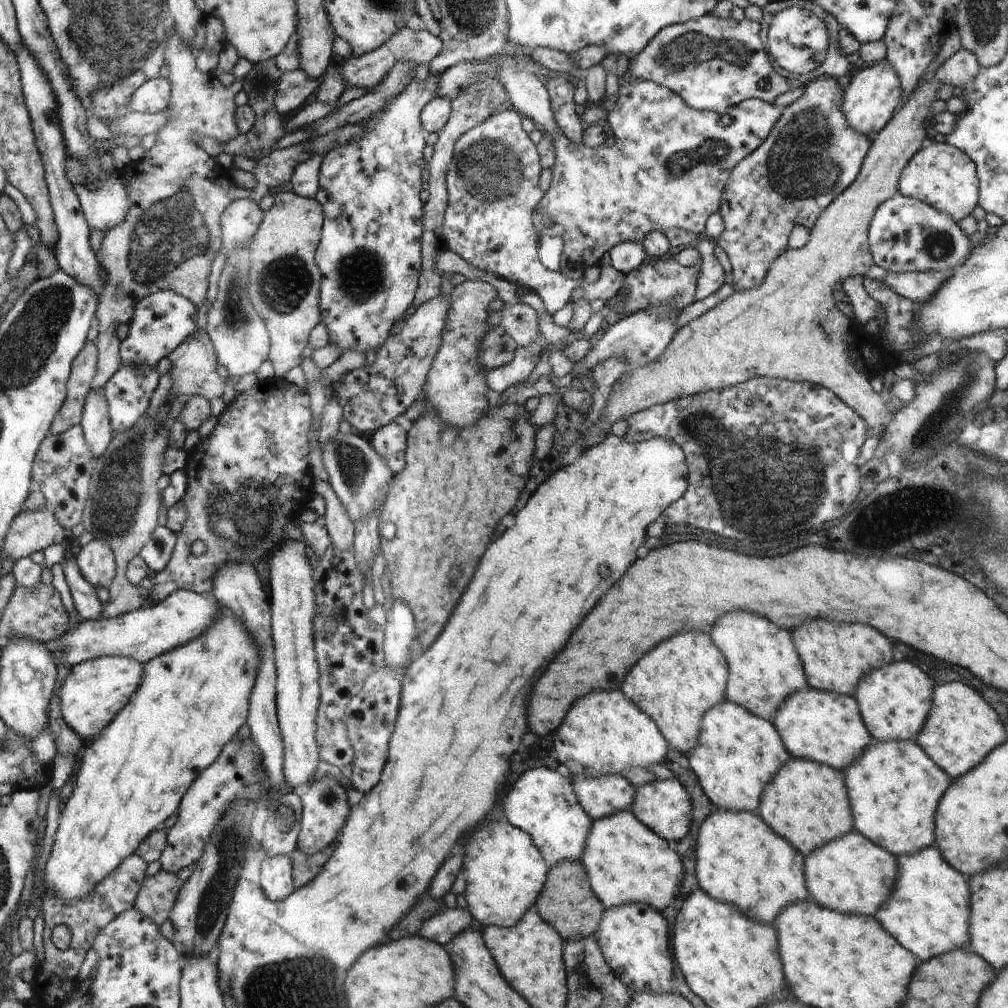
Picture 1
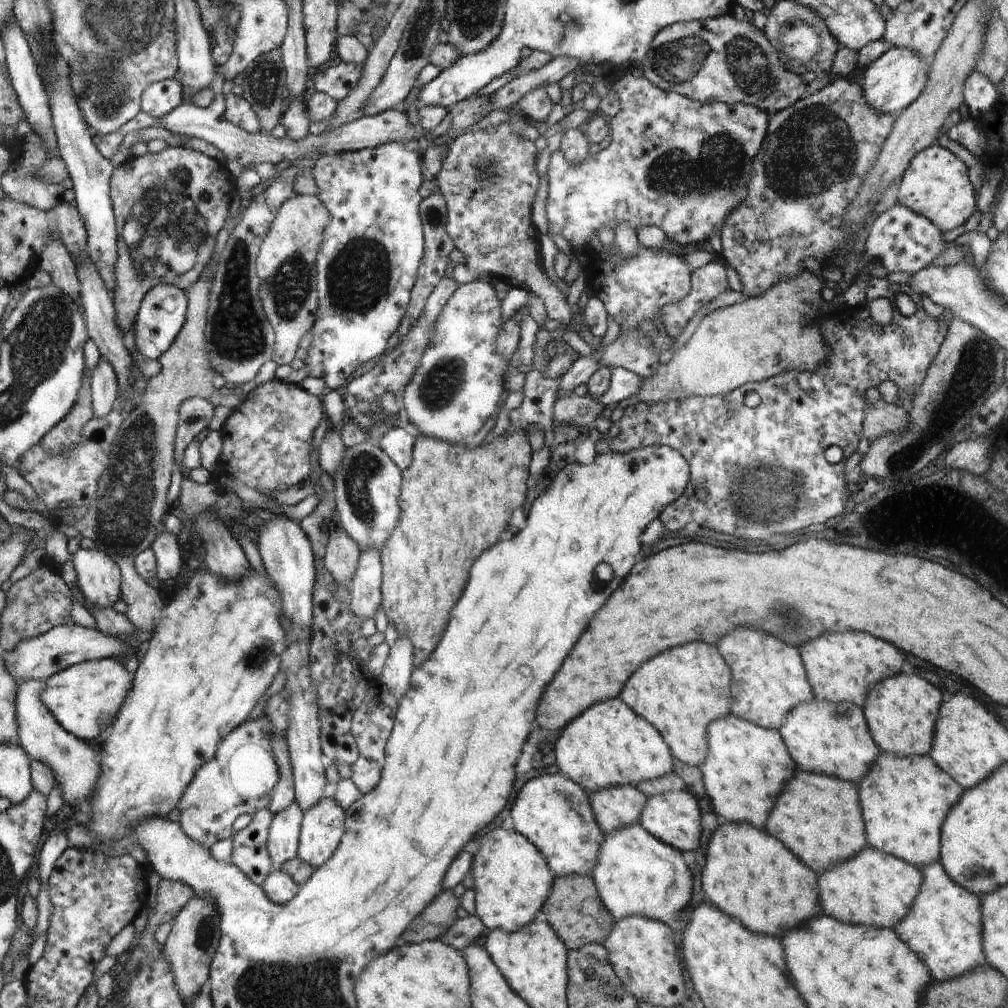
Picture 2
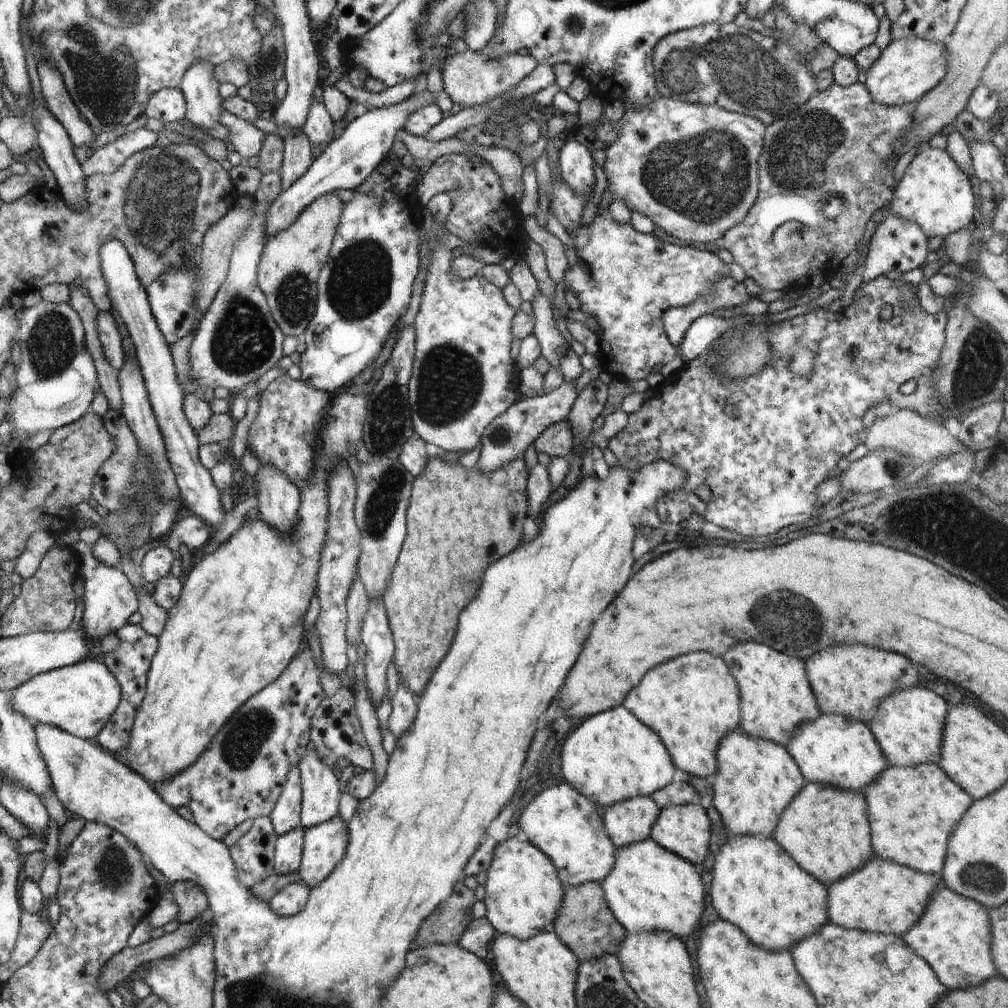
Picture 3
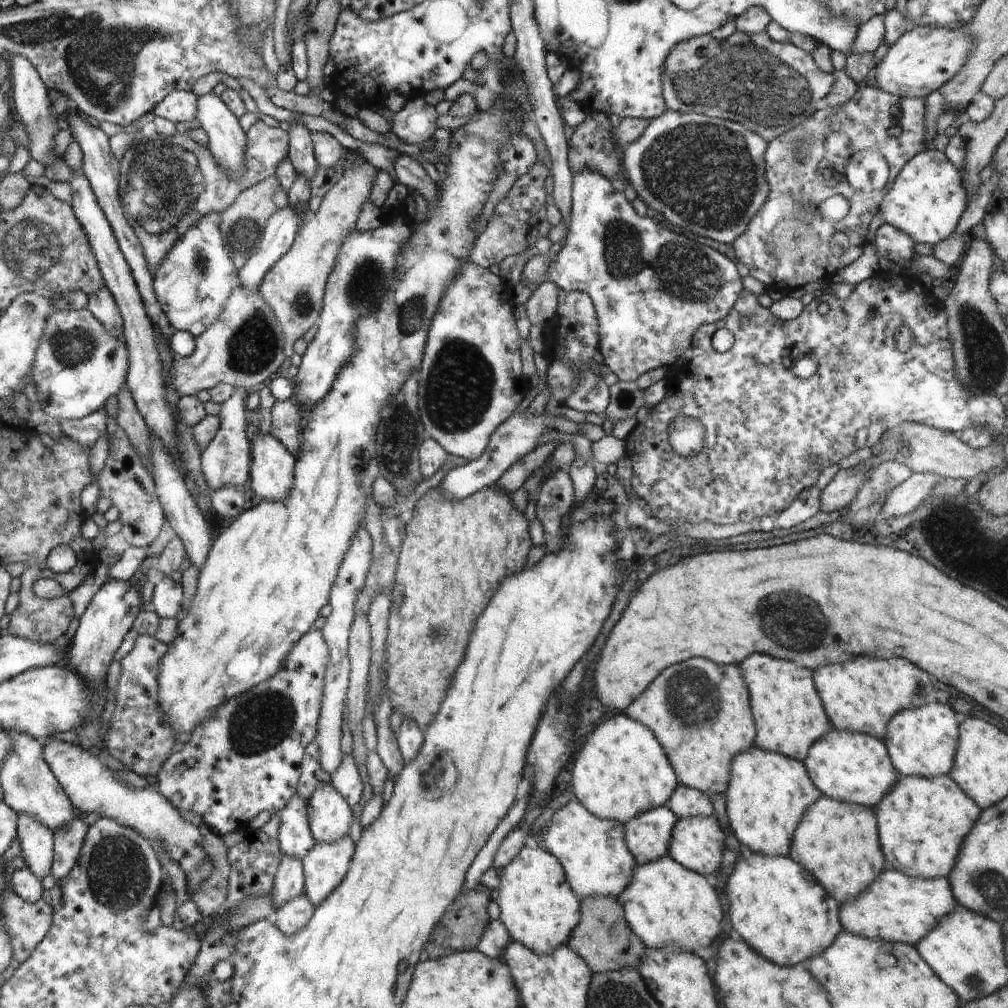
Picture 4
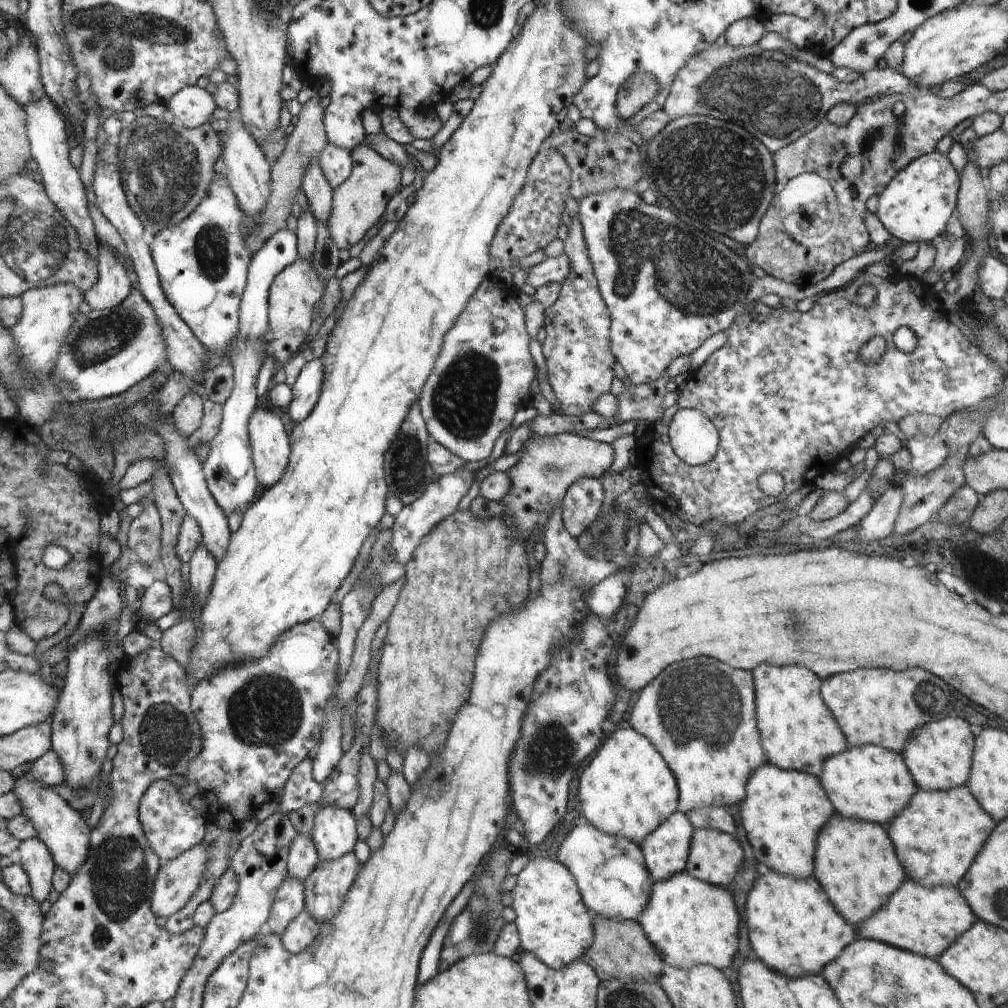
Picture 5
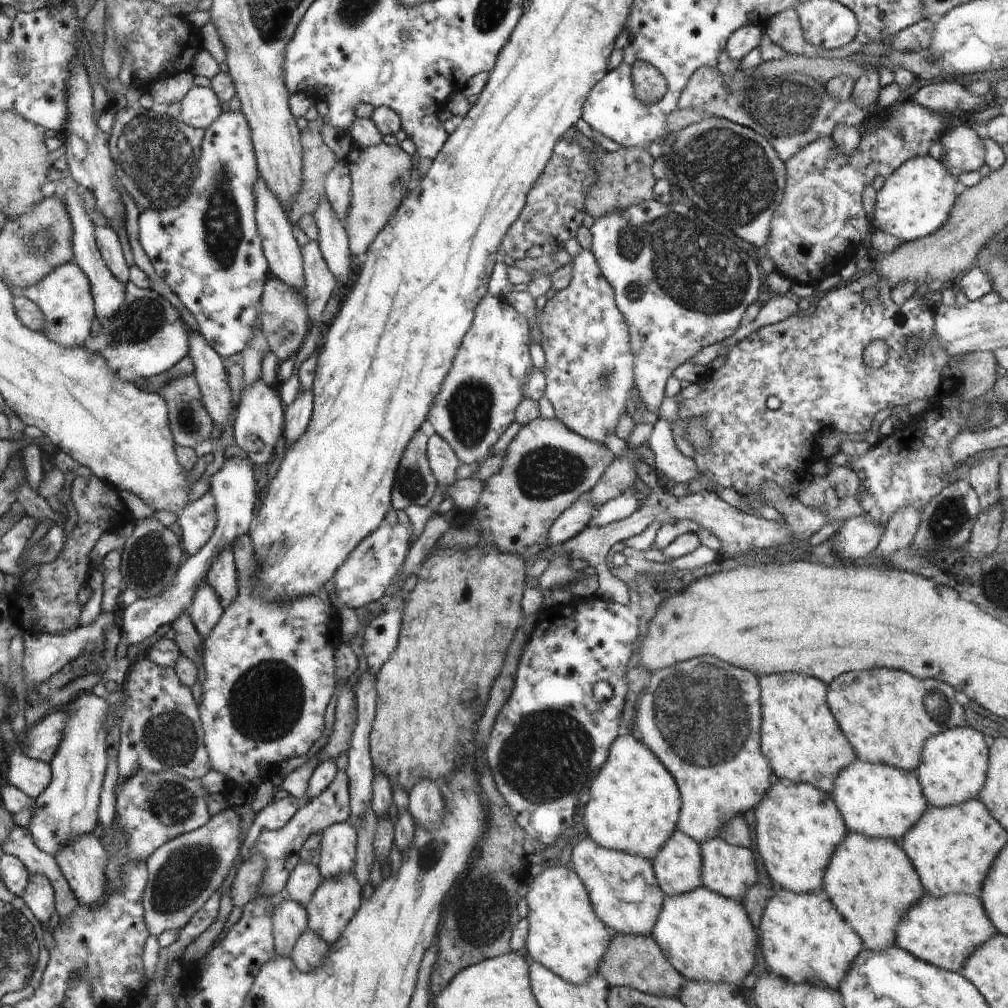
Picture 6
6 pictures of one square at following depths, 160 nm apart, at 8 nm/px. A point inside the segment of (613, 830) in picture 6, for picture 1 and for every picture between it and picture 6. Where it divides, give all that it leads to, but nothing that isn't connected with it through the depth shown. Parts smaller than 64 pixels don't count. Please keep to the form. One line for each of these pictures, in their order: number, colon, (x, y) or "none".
1: (605, 731)
2: (609, 744)
3: (611, 757)
4: (622, 771)
5: (627, 790)

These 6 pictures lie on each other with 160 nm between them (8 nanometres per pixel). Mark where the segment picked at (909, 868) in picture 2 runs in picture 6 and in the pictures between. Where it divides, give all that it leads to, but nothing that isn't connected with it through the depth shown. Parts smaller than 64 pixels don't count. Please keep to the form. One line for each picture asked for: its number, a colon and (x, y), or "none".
3: (885, 897)
4: (896, 907)
5: (924, 921)
6: (944, 931)

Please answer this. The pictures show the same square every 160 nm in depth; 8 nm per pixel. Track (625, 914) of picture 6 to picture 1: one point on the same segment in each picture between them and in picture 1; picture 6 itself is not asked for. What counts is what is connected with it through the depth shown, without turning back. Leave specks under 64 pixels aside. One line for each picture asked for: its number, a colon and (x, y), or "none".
1: (543, 804)
2: (554, 812)
3: (562, 822)
4: (595, 857)
5: (610, 871)

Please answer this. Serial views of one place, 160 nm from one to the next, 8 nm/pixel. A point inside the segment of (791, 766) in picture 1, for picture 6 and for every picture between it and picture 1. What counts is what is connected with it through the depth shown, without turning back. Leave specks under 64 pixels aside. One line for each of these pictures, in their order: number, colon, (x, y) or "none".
2: (817, 817)
3: (824, 829)
4: (838, 842)
5: (855, 862)
6: (872, 883)

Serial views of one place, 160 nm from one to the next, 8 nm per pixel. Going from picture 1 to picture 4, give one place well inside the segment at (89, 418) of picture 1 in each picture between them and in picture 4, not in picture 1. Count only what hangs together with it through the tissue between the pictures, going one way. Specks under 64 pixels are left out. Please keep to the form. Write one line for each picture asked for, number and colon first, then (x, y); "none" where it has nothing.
2: (104, 390)
3: (109, 335)
4: (102, 305)

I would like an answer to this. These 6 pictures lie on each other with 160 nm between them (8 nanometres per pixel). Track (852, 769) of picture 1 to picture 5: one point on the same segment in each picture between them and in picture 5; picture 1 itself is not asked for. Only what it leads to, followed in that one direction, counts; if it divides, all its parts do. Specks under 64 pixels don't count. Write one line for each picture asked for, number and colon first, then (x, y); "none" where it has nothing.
2: (904, 801)
3: (912, 810)
4: (922, 822)
5: (937, 836)

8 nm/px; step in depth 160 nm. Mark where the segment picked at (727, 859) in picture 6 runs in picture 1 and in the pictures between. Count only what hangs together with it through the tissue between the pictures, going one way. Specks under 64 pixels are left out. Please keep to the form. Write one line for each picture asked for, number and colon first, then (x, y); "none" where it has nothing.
1: (664, 807)
2: (674, 818)
3: (685, 830)
4: (697, 844)
5: (715, 857)

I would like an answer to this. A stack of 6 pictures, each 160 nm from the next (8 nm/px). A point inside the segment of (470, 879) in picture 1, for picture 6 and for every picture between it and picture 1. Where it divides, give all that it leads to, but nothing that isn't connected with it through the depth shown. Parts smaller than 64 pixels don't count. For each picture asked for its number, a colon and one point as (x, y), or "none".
2: (513, 880)
3: (524, 894)
4: (540, 910)
5: (553, 922)
6: (565, 934)

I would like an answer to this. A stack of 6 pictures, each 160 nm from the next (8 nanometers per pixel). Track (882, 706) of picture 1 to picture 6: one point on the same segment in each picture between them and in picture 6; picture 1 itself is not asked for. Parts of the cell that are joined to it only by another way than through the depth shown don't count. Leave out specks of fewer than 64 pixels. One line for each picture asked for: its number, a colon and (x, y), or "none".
2: (901, 712)
3: (908, 725)
4: (922, 742)
5: (939, 755)
6: (953, 765)

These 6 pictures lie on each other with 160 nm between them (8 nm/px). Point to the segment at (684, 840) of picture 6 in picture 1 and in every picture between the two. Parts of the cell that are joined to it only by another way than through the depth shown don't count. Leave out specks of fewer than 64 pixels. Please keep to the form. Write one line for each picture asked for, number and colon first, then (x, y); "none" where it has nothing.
1: (600, 796)
2: (615, 807)
3: (628, 822)
4: (647, 835)
5: (666, 850)

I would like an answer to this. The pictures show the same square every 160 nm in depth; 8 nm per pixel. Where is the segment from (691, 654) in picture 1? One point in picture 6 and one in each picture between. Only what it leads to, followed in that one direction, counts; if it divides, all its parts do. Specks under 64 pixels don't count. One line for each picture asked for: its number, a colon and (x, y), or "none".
2: (681, 691)
3: (692, 703)
4: (699, 711)
5: (702, 699)
6: (701, 718)

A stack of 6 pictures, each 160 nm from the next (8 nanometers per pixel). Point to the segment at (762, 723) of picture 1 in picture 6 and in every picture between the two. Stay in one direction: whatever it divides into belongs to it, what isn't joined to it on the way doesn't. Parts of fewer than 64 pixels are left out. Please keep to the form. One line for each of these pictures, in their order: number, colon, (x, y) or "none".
2: (747, 766)
3: (756, 779)
4: (768, 793)
5: (783, 812)
6: (799, 826)

